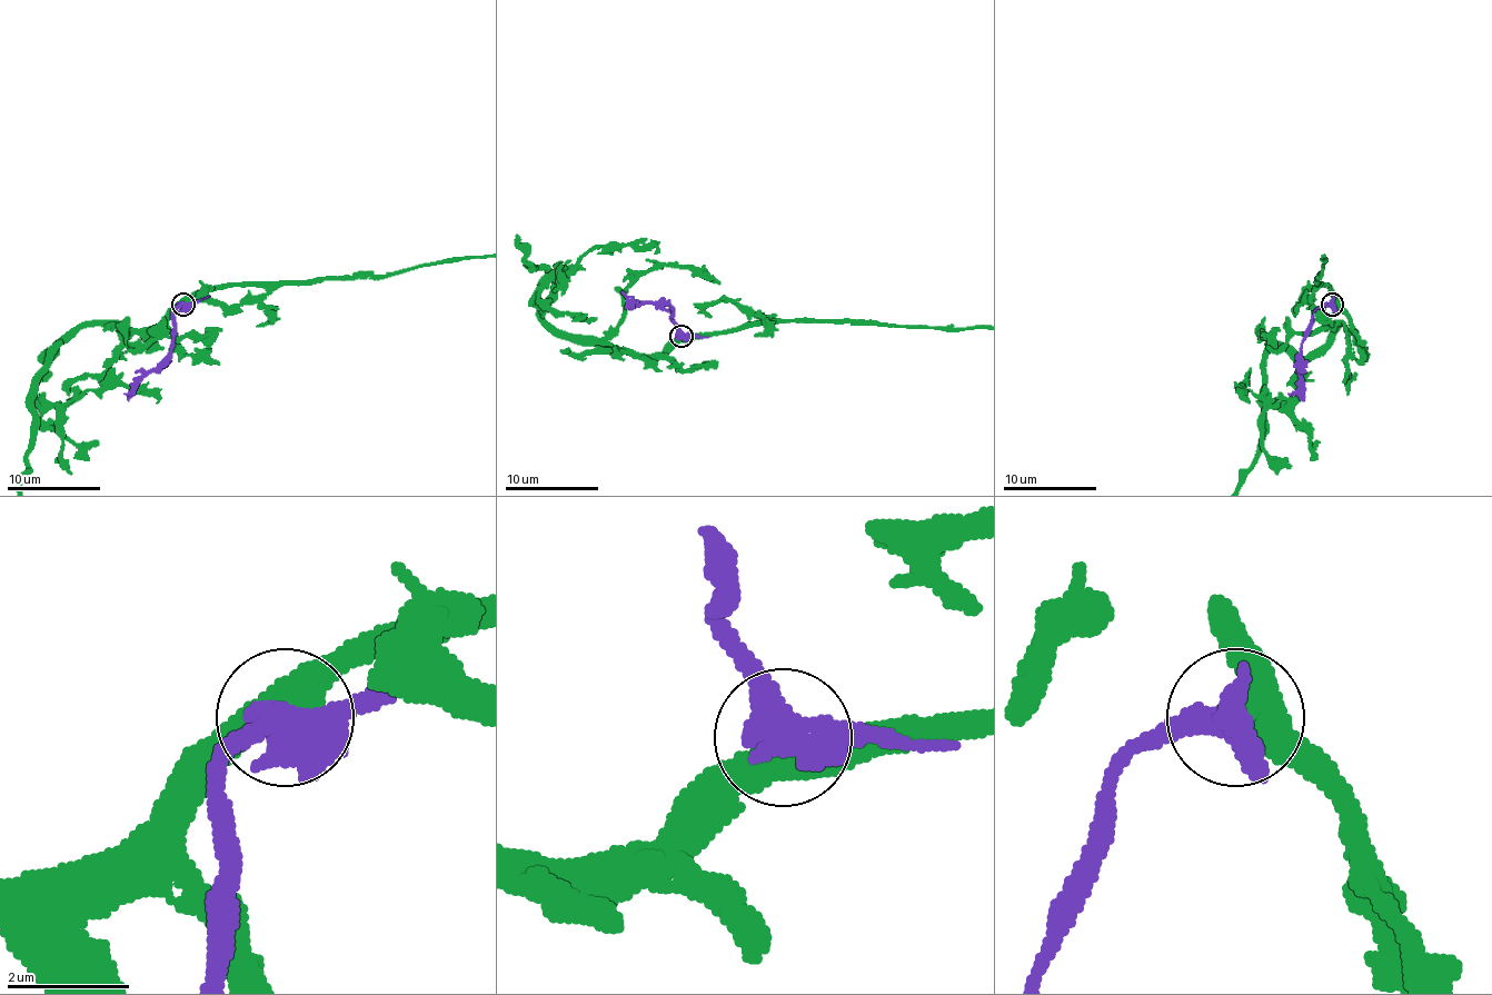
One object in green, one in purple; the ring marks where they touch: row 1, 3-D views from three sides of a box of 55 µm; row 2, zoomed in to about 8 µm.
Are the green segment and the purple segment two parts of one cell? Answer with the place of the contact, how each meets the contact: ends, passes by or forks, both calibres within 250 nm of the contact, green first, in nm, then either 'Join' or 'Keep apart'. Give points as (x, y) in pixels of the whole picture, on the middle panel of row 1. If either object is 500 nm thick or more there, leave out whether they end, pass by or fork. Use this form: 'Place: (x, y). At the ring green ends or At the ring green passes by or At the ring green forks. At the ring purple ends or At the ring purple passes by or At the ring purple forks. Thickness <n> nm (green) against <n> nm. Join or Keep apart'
Place: (680, 336). Thickness 500 nm (green) against 500 nm. Join

